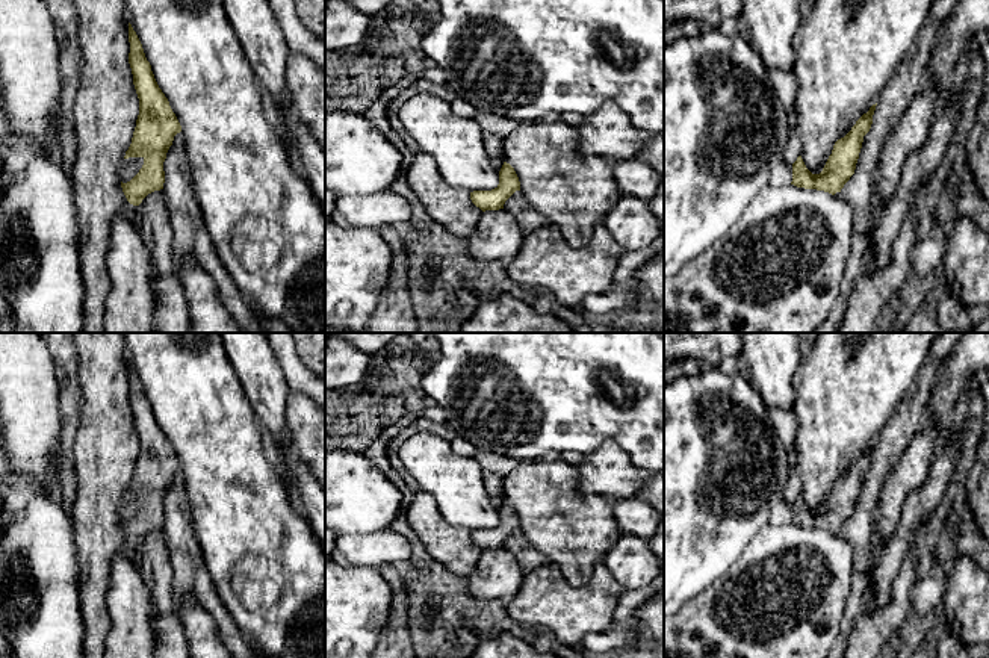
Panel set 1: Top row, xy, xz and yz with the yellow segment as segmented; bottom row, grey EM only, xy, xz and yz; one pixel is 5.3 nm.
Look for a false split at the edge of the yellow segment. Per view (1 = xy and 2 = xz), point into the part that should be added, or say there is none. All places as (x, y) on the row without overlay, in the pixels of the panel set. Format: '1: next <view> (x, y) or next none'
1: next xy (191, 580)
2: next xz (528, 558)

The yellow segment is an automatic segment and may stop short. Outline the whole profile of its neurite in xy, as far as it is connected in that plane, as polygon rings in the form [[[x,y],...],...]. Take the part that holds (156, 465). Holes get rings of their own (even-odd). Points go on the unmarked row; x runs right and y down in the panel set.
[[[130,362],[129,381],[139,454],[124,498],[142,496],[144,504],[130,520],[121,520],[122,531],[130,543],[139,545],[148,532],[162,528],[169,546],[175,608],[194,599],[215,619],[219,638],[234,658],[259,658],[218,596],[192,525],[181,464]]]

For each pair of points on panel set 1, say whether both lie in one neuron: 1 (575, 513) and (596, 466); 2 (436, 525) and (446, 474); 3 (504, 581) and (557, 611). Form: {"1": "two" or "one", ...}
{"1": "two", "2": "two", "3": "two"}

